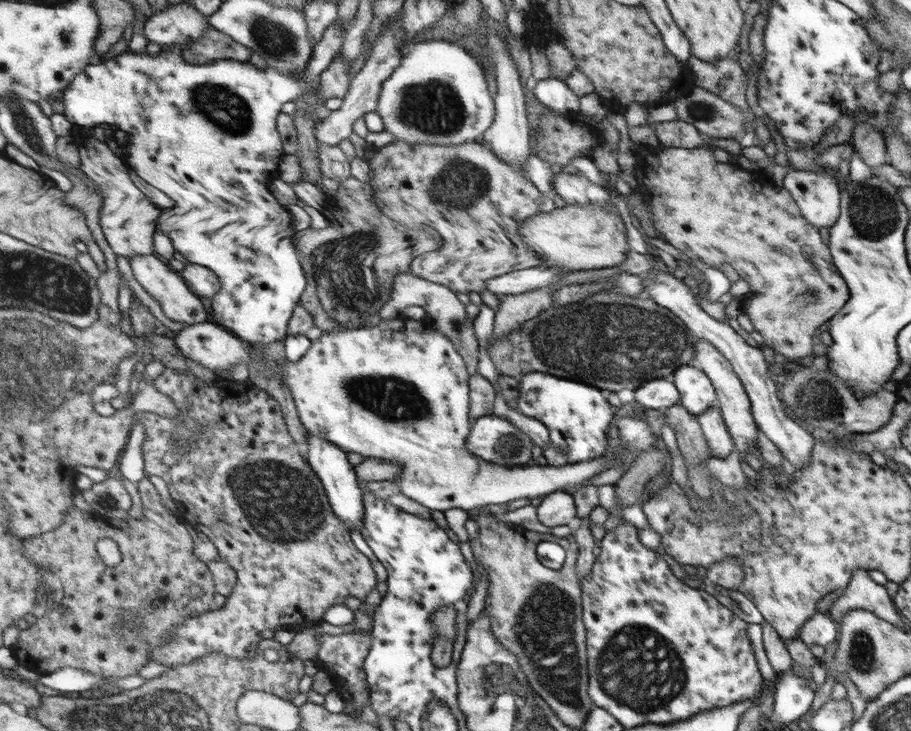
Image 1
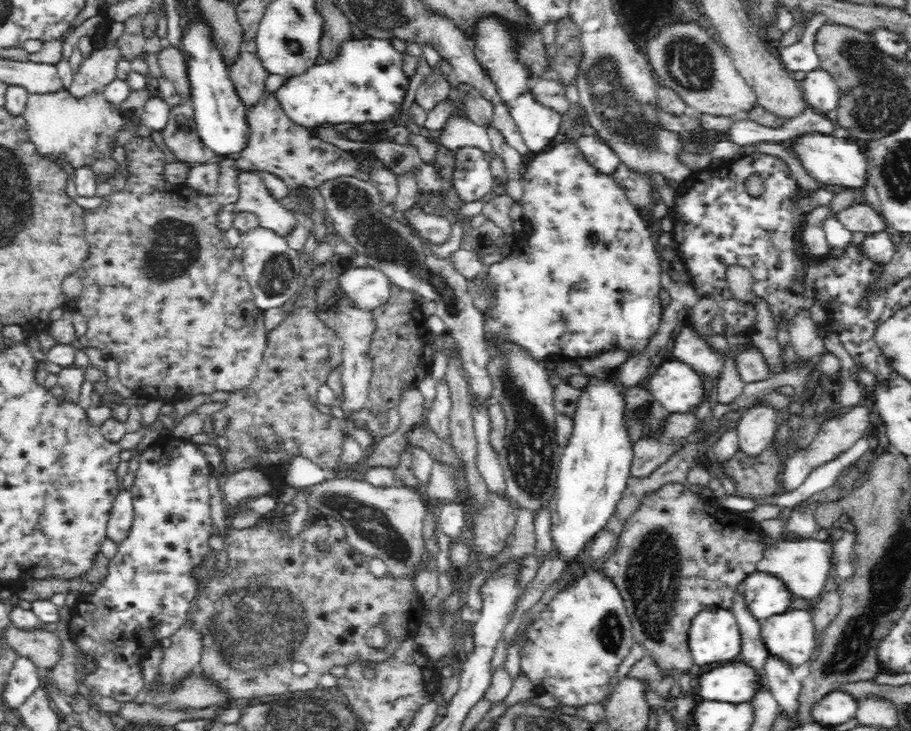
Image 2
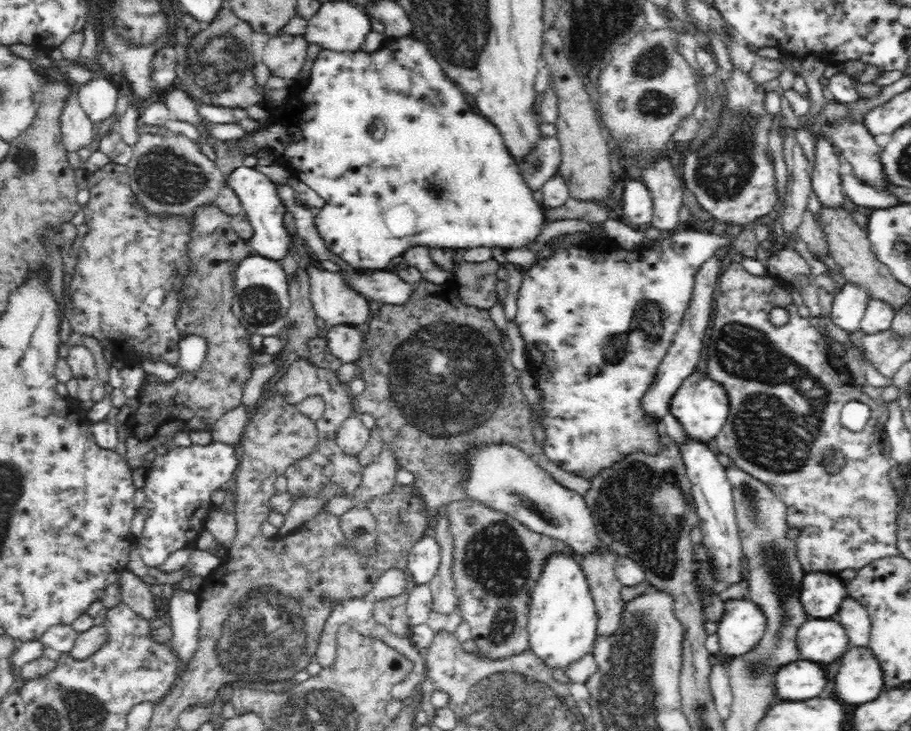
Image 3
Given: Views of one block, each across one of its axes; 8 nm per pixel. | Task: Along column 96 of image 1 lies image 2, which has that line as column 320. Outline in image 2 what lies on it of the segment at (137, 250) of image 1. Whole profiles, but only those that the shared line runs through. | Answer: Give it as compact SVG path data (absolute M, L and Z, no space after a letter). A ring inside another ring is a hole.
M266 92L260 100L246 110L246 140L240 156L232 160L239 170L267 169L281 177L288 188L301 185L318 187L322 180L342 174L359 174L357 154L344 151L338 146L325 142L314 129L296 124L282 108L274 93Z

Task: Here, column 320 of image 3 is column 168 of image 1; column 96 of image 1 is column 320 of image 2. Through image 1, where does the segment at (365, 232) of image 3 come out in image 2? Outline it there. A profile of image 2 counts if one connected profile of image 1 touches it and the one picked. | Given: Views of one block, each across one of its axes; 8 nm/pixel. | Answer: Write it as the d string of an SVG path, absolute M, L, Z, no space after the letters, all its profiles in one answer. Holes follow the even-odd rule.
M372 37L348 41L333 61L318 62L300 76L286 79L274 94L286 114L296 123L310 128L326 122L374 124L388 119L401 106L408 89L409 79L402 72L403 53L396 51L389 40Z

